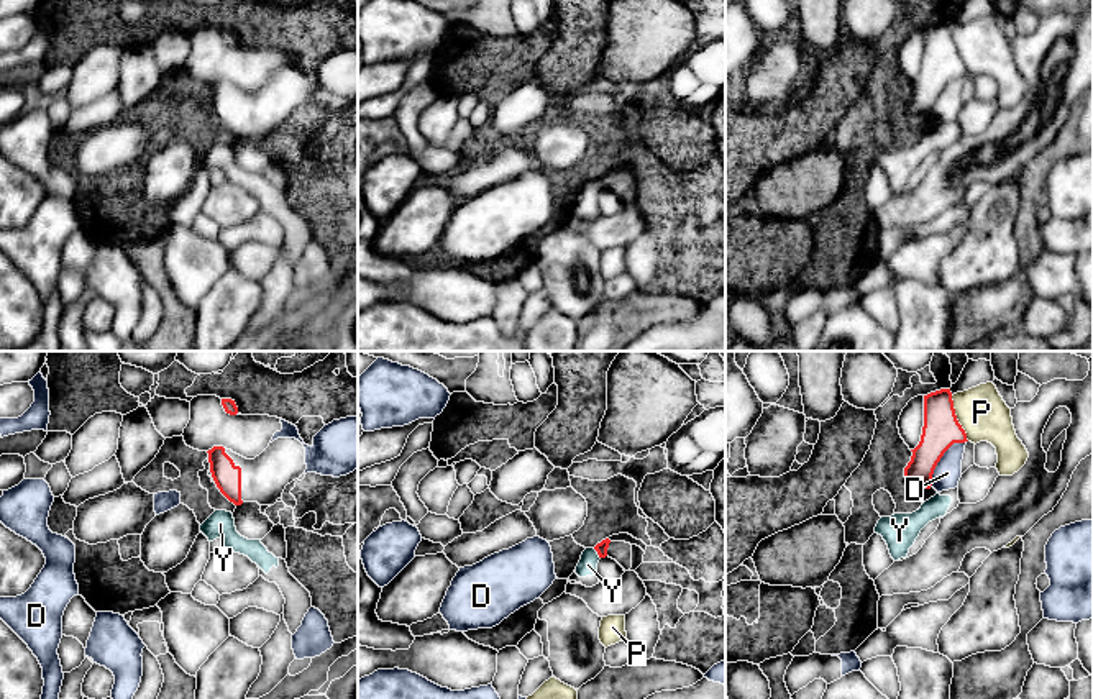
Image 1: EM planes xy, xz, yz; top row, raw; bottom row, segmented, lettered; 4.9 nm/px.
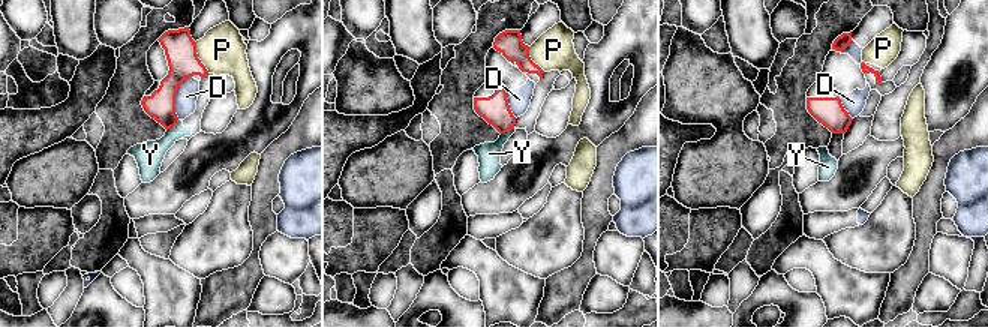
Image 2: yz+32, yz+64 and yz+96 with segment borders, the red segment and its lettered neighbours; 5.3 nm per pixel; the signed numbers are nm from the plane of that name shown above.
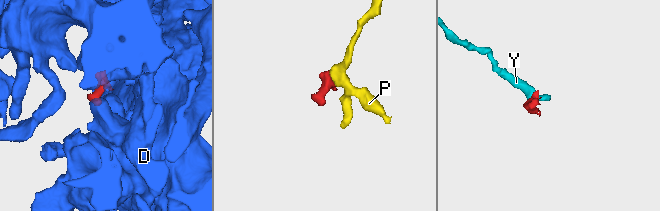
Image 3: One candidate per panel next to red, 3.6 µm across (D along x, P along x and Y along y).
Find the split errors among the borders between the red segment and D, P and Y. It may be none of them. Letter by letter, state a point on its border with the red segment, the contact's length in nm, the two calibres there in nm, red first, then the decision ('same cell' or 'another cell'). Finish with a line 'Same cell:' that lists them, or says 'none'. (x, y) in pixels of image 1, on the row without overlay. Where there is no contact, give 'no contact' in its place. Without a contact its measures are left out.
D: yz (941, 89) | 280 nm | 180/140 nm | another cell
P: yz (955, 51) | 240 nm | 180/240 nm | another cell
Y: xz (598, 186) | 70 nm | 60/100 nm | another cell
Same cell: none

